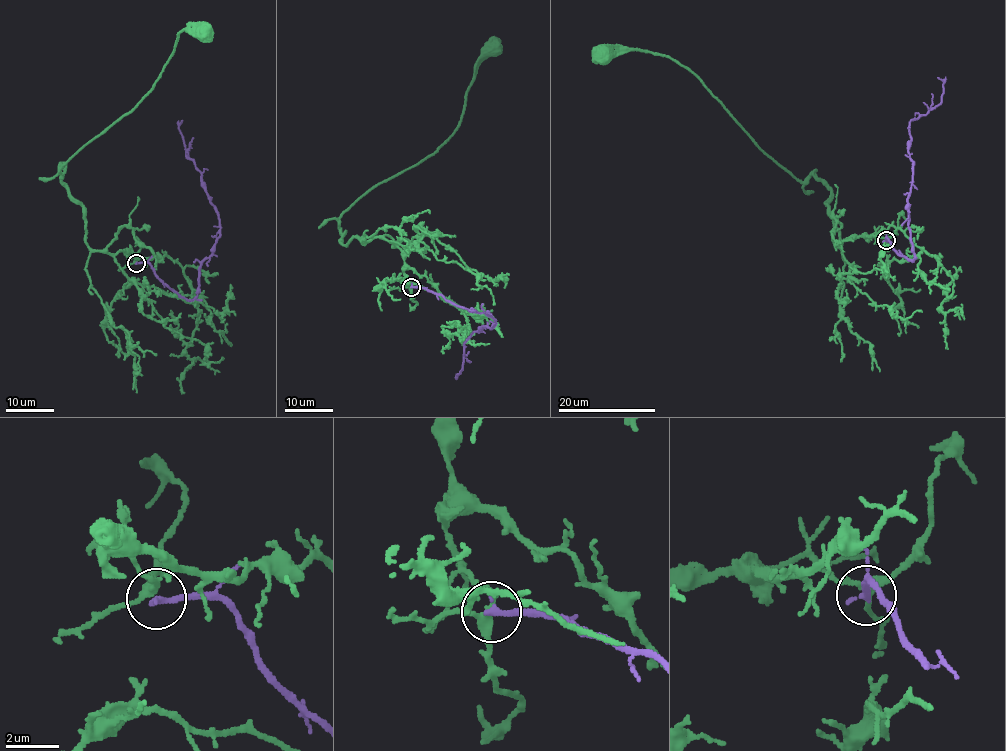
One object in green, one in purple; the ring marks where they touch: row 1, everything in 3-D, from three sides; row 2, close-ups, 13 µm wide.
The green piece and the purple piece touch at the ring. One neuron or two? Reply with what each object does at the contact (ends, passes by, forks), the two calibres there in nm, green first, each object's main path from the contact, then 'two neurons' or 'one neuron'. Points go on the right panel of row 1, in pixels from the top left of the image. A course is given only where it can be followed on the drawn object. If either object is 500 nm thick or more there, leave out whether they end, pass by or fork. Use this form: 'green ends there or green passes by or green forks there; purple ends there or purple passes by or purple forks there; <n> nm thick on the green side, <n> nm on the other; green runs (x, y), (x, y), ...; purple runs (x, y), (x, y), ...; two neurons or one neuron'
green forks there; purple ends there; 280 nm thick on the green side, 280 nm on the other; green runs (886, 239), (836, 248), (831, 190), (796, 180), (692, 72), (664, 55), (600, 54); purple runs (886, 240), (914, 259), (909, 125), (941, 102), (943, 82), (937, 78); two neurons

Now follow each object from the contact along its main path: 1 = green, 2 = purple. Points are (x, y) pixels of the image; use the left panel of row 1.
1: (137, 262), (127, 250), (88, 245), (85, 212), (59, 167), (138, 105), (179, 32), (202, 23), (206, 31)
2: (137, 263), (148, 263), (192, 299), (200, 264), (220, 235), (216, 208), (186, 157), (182, 120)

